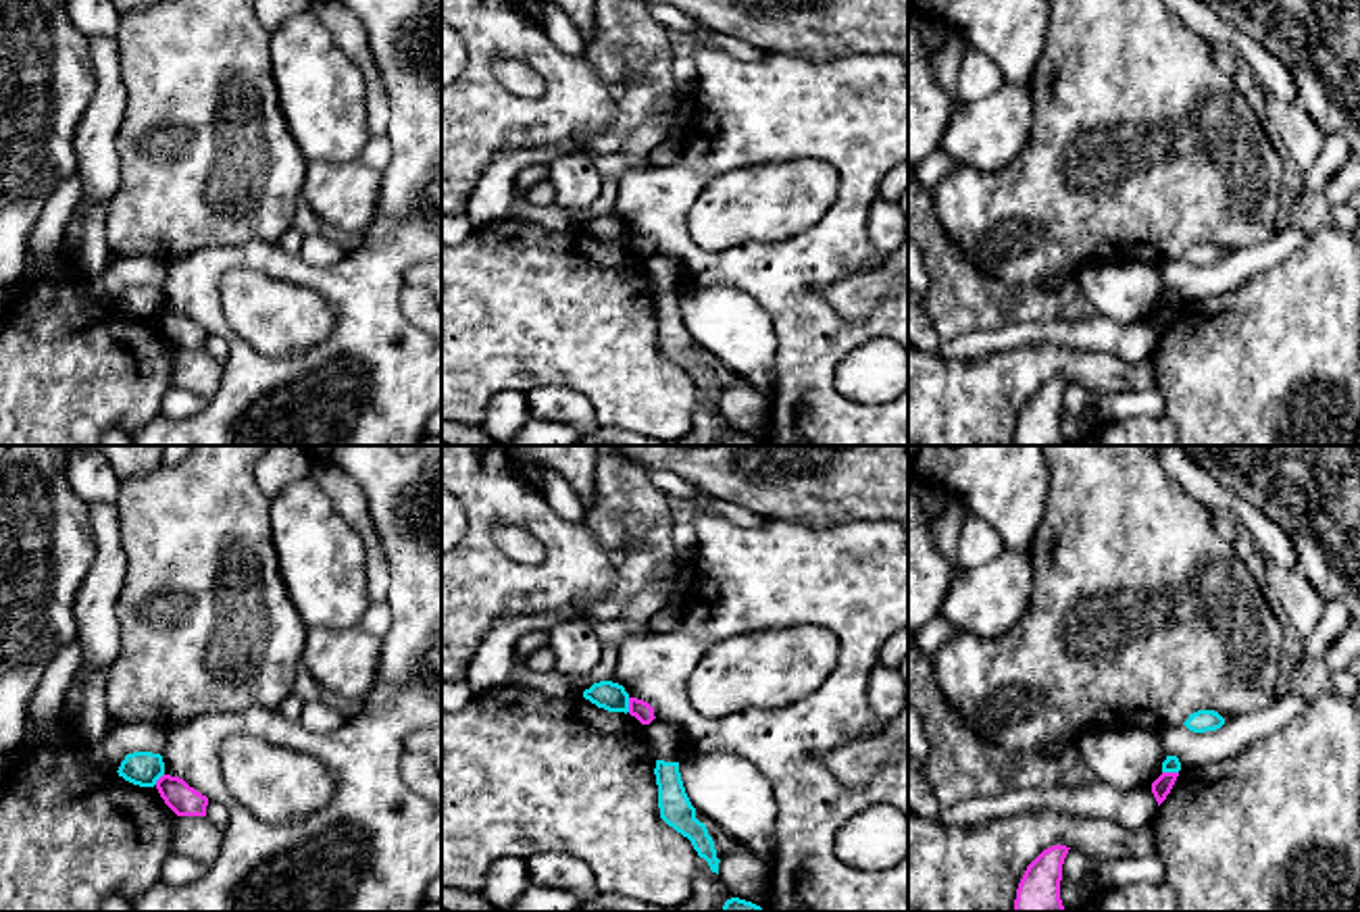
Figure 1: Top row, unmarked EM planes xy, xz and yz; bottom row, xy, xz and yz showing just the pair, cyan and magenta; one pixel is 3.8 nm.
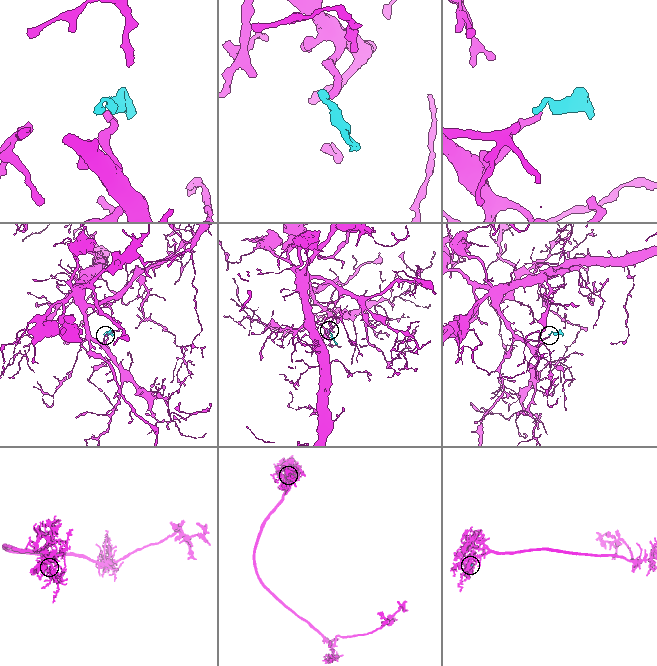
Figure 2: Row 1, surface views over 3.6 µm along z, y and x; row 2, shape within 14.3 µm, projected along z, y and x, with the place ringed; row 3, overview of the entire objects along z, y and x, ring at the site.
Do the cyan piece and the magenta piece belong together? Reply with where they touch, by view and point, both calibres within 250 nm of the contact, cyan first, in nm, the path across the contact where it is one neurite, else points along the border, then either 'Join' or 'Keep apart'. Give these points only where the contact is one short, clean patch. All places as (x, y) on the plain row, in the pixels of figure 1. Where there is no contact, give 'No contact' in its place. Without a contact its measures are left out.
Touches cyan at yz (1171, 305). Thickness 60 nm (cyan) against 80 nm. Boundary: yz (1163, 305), (1177, 307). Keep apart

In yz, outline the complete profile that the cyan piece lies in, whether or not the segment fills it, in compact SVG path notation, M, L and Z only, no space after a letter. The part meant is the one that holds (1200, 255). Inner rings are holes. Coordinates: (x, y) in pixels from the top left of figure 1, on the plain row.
M1198 244L1183 258L1193 267L1206 267L1220 262L1225 252L1214 244Z

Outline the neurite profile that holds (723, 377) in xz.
M696 344L696 352L706 358L708 369L714 375L716 391L723 394L731 385L735 373L729 371L716 356L712 356L710 352L706 352L698 344Z

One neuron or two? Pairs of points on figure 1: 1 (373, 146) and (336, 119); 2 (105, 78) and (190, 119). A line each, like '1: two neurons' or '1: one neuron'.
1: two neurons
2: two neurons

